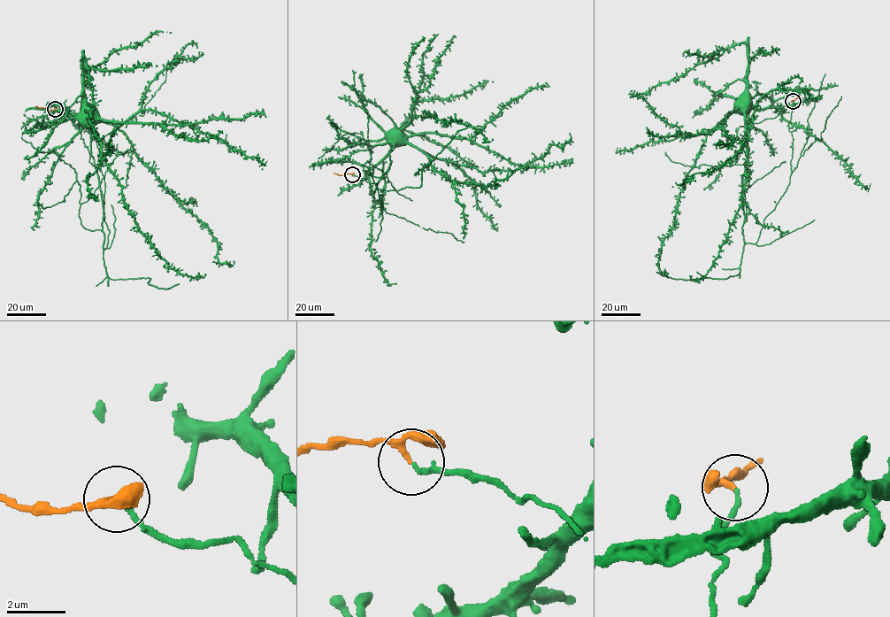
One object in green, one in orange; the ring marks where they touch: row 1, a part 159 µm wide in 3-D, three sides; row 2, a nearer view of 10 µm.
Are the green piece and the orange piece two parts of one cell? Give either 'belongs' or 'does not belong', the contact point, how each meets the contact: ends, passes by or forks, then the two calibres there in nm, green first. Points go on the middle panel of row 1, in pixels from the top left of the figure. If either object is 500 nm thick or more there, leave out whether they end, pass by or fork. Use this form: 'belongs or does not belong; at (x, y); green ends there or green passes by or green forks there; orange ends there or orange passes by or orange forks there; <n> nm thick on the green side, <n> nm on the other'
belongs; at (352, 174); green ends there; orange passes by; 140 nm thick on the green side, 150 nm on the other

